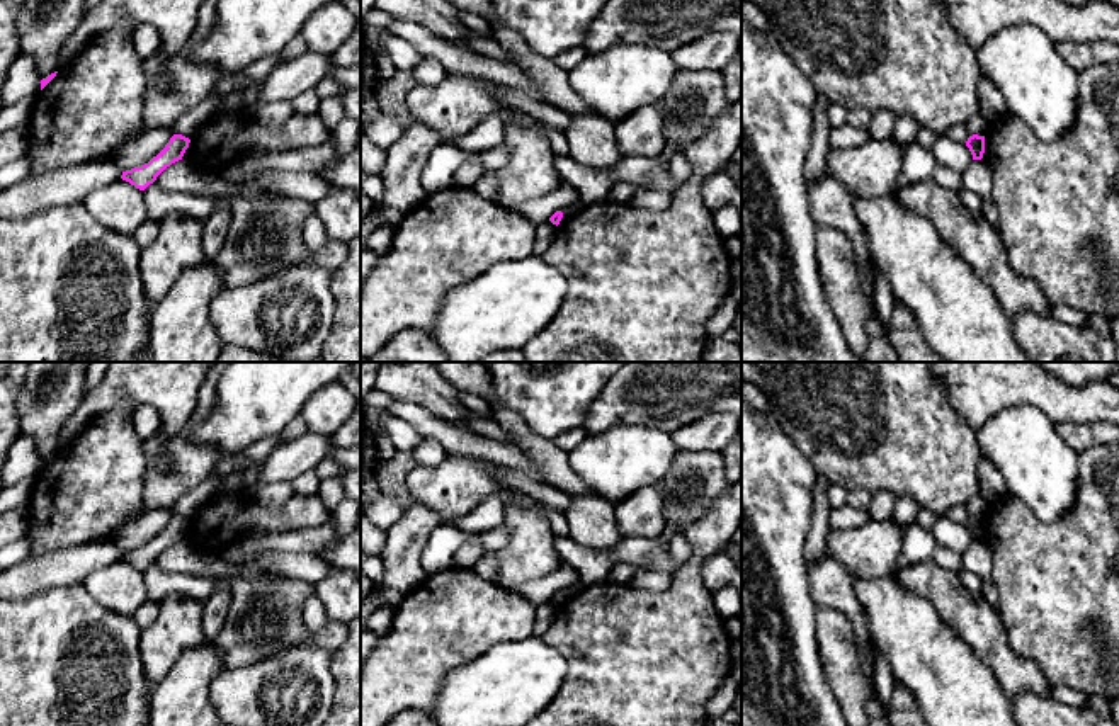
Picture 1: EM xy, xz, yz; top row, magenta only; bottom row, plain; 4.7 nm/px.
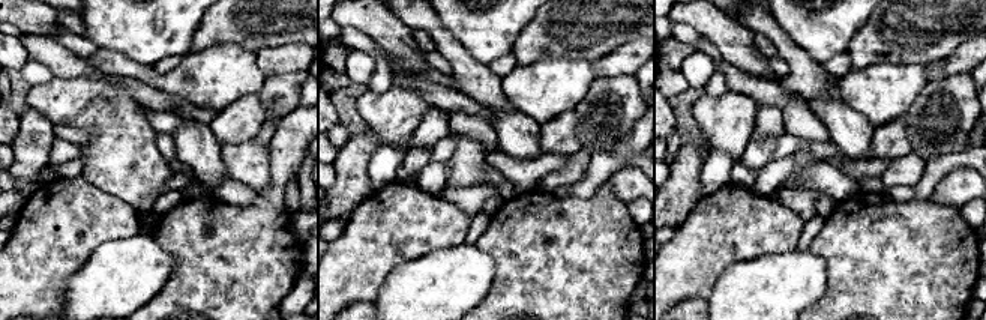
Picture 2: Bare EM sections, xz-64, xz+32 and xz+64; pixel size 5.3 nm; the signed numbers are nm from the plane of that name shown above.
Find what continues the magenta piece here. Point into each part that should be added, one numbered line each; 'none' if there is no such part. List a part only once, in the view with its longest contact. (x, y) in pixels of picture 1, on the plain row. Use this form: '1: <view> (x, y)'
none

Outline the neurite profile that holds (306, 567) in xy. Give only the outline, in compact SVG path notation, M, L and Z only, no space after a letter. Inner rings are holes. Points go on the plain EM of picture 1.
M269 551L253 556L243 564L255 564L265 570L275 570L286 578L298 578L318 585L328 573L330 564L311 553L279 553Z

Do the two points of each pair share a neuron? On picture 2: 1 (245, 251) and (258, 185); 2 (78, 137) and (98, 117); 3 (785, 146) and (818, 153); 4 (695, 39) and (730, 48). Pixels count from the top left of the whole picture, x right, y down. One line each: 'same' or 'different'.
1: different
2: different
3: same
4: different

